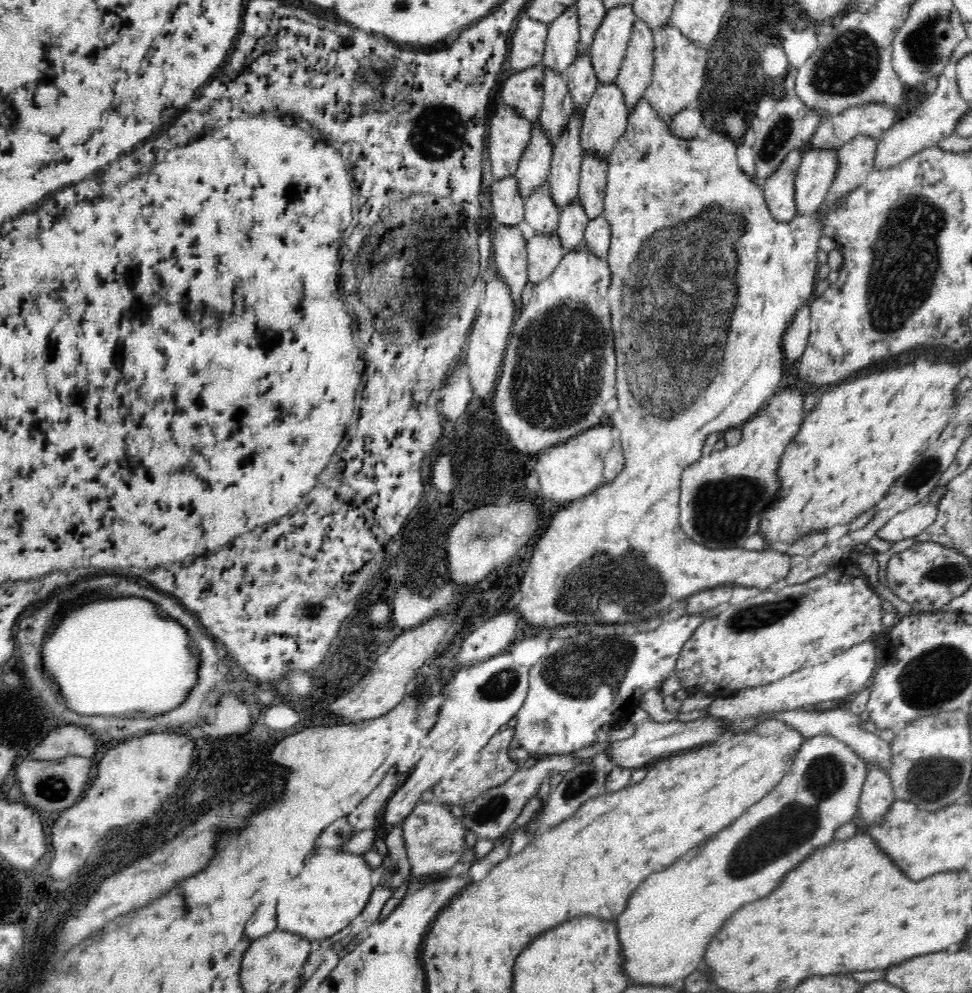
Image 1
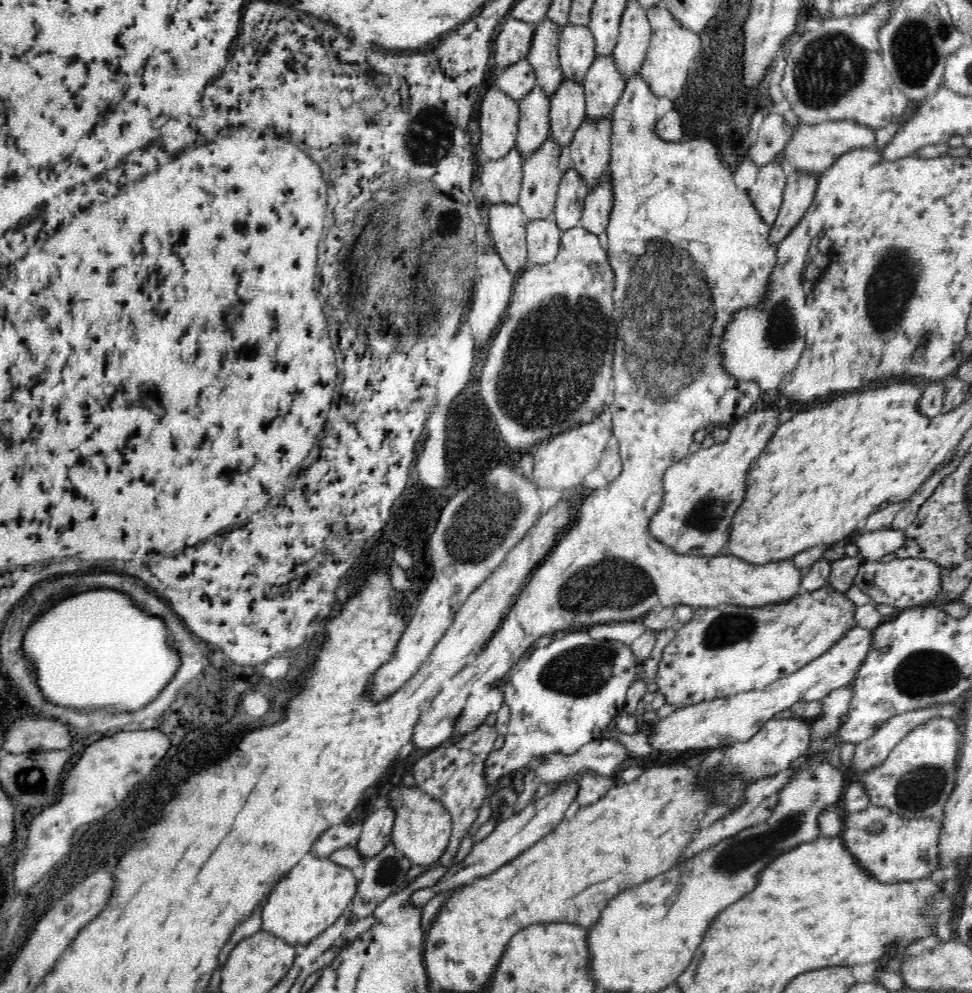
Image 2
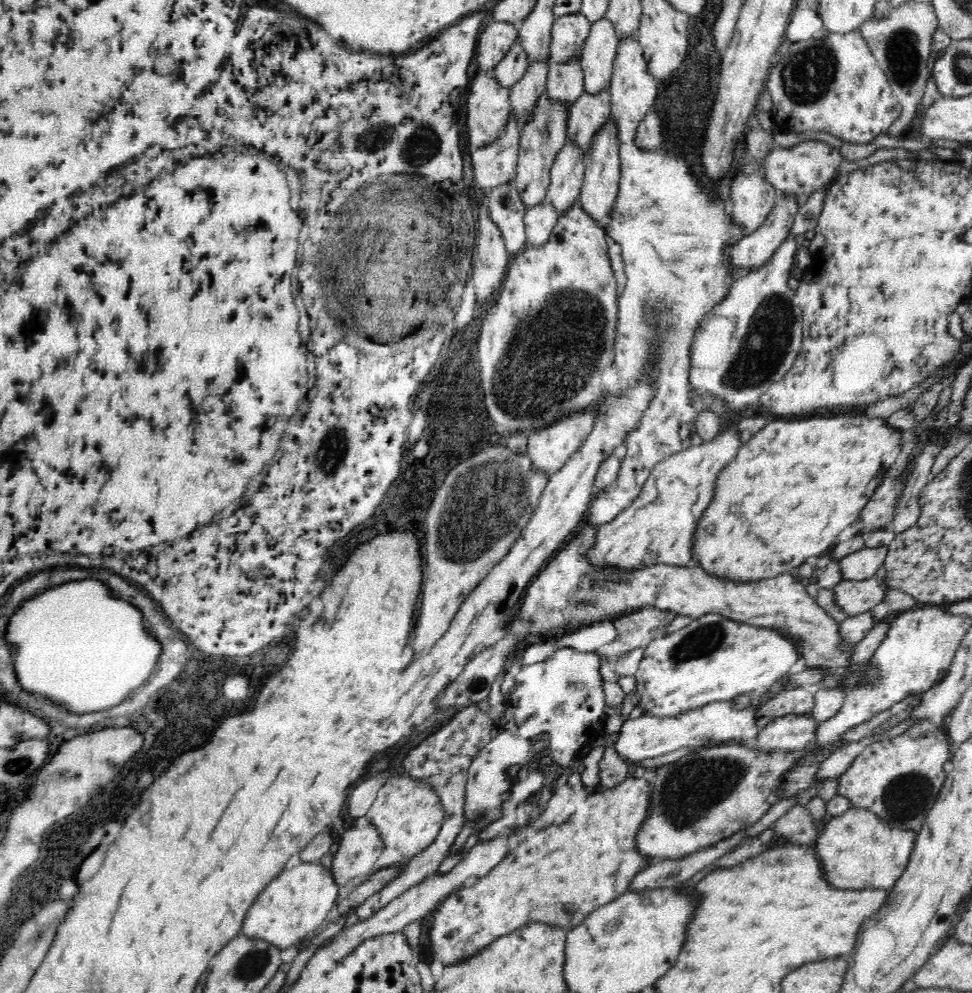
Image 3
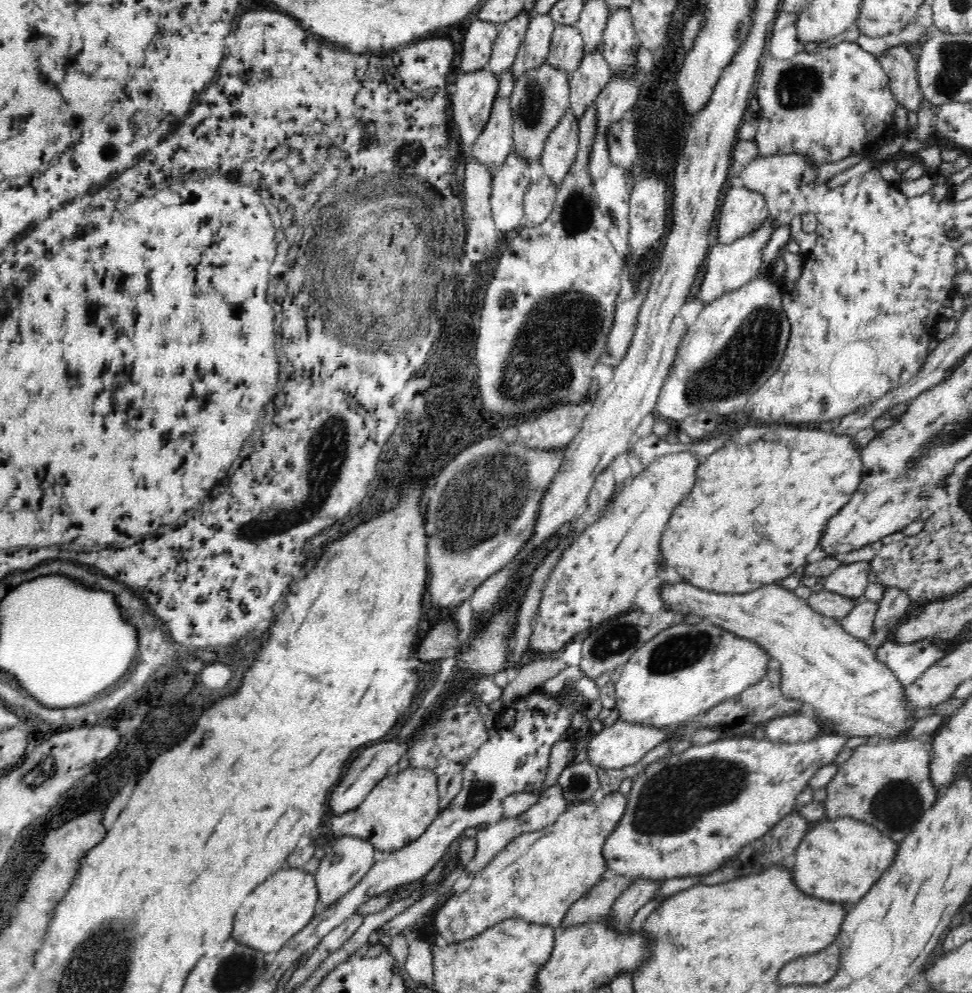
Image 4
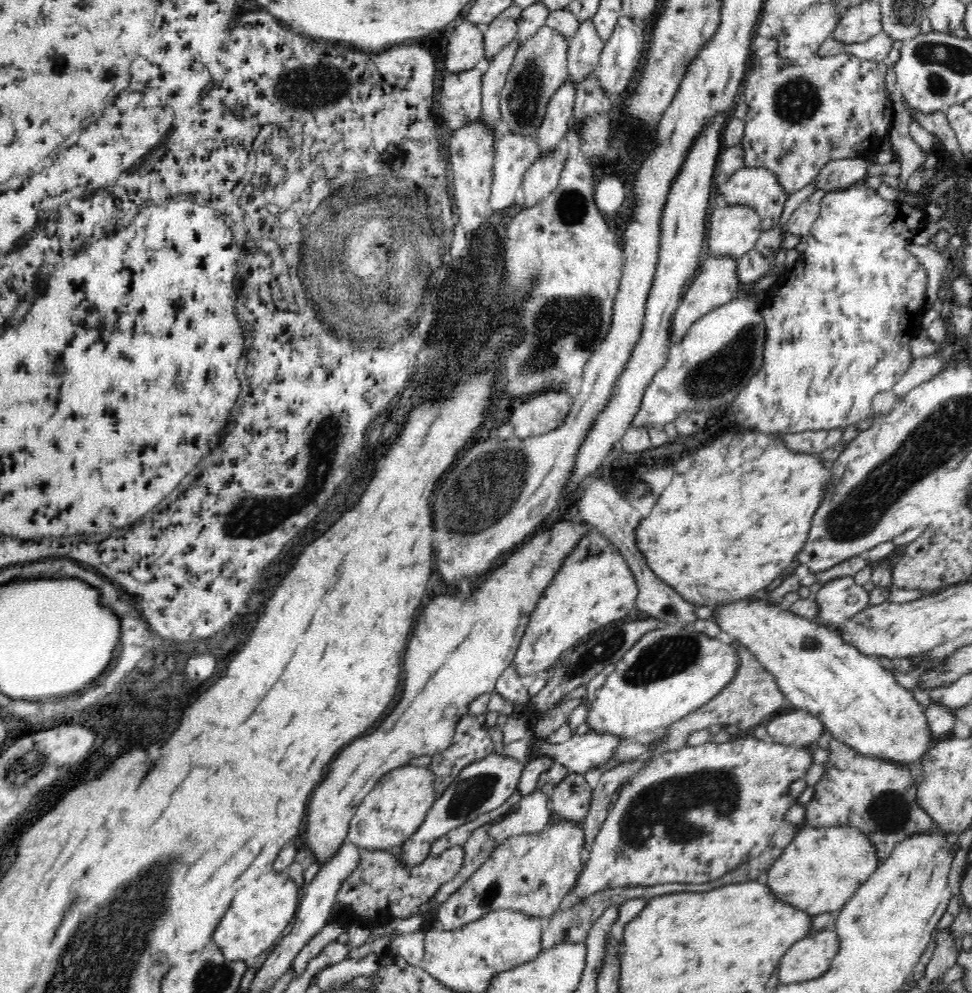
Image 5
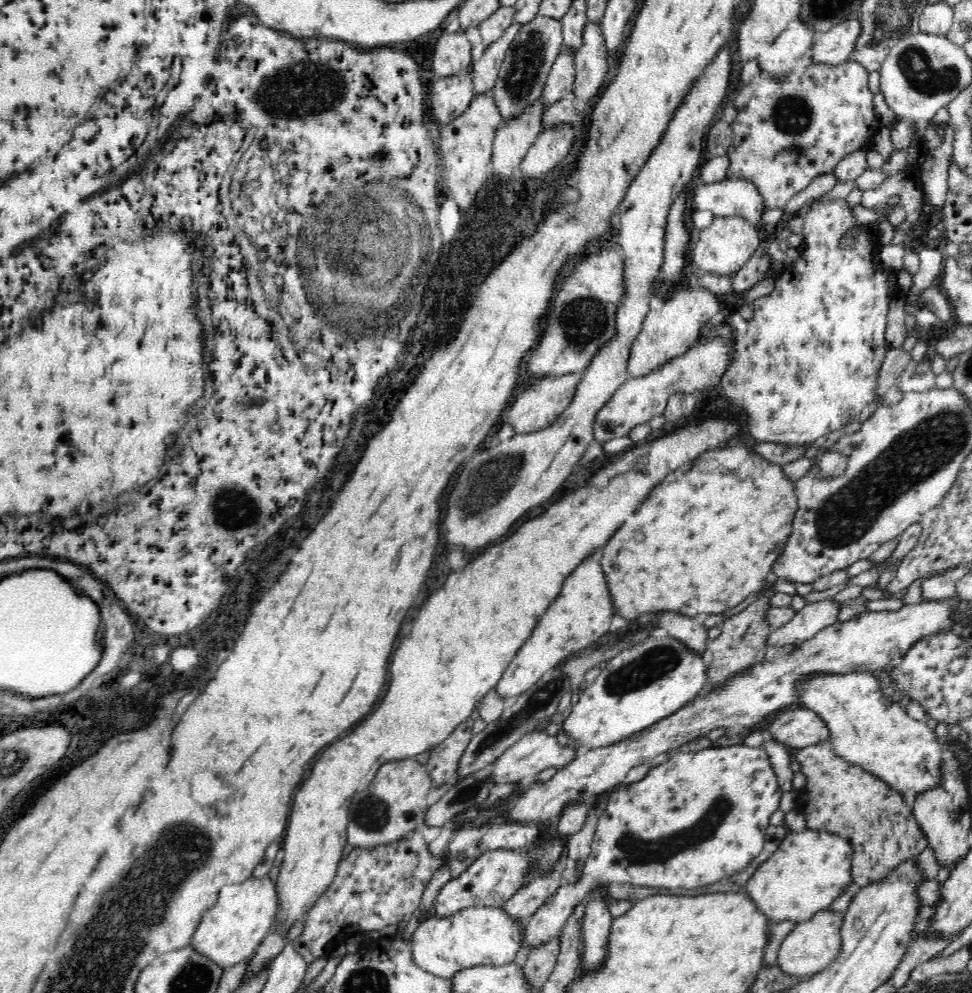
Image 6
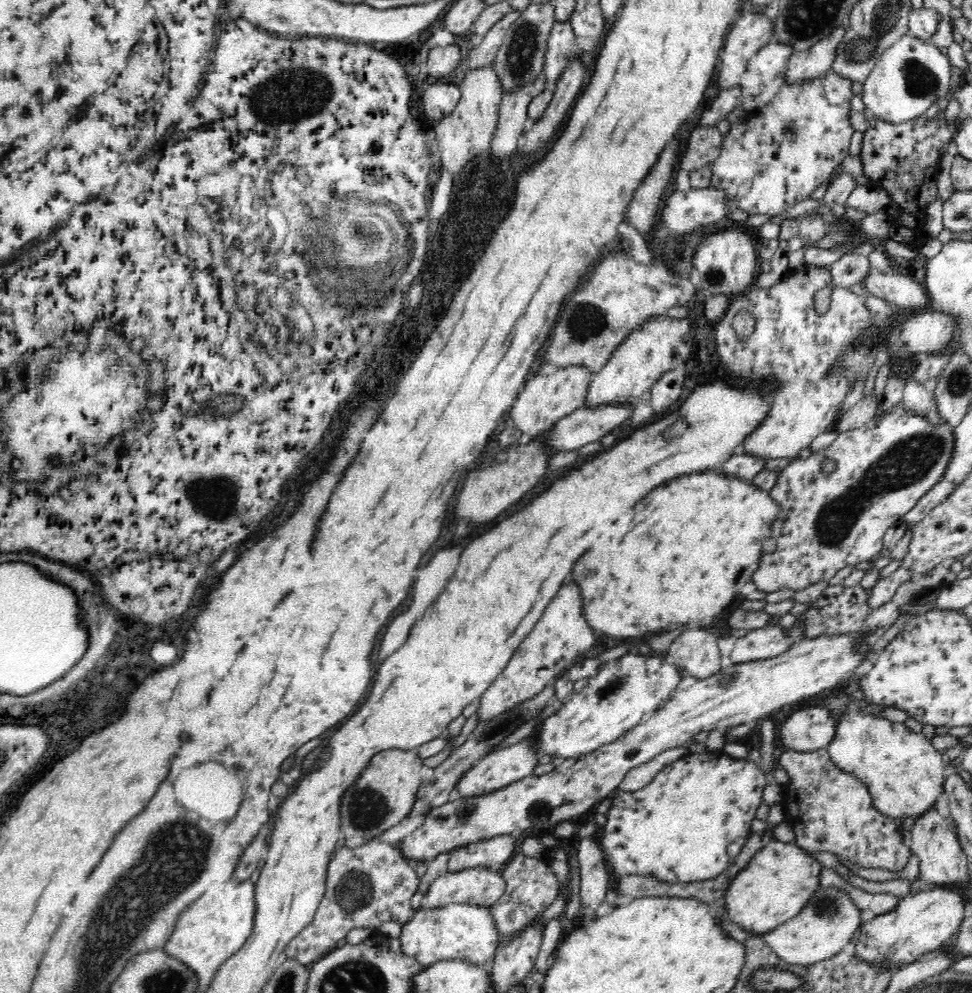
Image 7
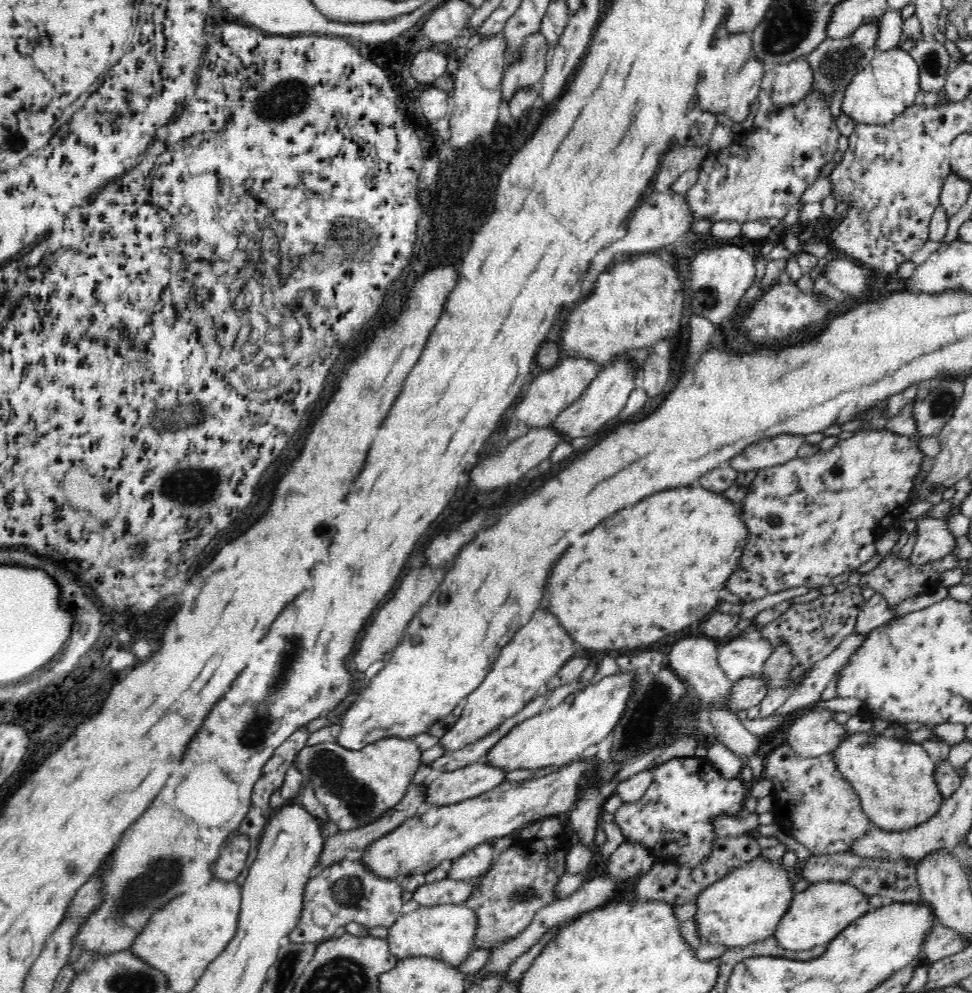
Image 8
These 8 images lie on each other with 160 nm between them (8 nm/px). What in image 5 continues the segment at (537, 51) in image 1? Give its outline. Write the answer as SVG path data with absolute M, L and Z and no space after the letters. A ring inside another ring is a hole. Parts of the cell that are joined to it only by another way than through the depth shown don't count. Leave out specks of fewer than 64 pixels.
M459 20L455 23L456 30L451 30L450 40L445 49L446 70L452 73L474 69L476 64L485 58L484 33L476 23Z

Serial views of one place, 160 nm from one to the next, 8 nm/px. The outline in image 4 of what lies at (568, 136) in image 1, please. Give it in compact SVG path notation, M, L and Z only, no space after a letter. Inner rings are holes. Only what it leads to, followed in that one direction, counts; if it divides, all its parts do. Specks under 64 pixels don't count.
M556 23L546 61L566 75L572 75L579 68L583 48L583 40L576 25L564 26Z

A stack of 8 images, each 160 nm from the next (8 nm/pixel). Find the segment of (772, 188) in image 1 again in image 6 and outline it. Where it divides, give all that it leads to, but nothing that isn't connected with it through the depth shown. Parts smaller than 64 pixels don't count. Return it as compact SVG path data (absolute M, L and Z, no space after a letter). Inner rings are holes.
M728 216L728 218L714 218L712 223L702 230L698 236L698 242L694 242L694 249L690 257L690 263L696 272L716 273L718 275L734 275L759 247L760 234L755 225L740 216Z

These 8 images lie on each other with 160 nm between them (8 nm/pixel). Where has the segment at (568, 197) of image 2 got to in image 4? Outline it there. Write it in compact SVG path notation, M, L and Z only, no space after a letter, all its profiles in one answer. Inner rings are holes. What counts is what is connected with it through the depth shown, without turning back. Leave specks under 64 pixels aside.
M572 109L560 118L556 128L549 135L547 144L542 149L540 162L547 176L556 187L566 178L579 149L578 119L573 115Z

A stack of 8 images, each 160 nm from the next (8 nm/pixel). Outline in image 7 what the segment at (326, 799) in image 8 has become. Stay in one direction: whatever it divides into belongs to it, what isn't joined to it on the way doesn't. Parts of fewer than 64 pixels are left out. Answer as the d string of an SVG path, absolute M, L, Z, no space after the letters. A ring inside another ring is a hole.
M390 748L372 756L368 768L364 768L340 800L340 829L344 830L345 847L362 846L371 839L377 839L388 828L400 824L410 814L416 802L416 792L426 775L417 749Z

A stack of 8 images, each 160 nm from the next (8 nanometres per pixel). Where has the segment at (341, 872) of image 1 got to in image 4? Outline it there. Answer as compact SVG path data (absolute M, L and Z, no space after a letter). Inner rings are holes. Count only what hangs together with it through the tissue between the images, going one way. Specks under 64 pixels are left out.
M301 867L284 868L246 896L234 916L236 922L232 924L231 938L271 956L286 946L294 934L306 928L316 914L316 904L318 889L314 874L305 872Z

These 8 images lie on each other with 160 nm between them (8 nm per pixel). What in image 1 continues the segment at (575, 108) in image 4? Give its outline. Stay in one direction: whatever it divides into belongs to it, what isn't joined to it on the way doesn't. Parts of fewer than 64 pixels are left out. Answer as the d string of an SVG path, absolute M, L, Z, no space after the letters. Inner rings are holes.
M584 152L580 166L578 199L590 221L603 216L606 187L606 159Z

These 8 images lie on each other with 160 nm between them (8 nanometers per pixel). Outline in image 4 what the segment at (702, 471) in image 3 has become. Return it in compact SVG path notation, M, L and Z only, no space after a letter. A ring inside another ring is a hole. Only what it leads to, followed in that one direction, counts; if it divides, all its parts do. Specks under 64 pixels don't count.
M692 451L658 457L614 496L604 516L573 538L540 598L540 616L527 647L534 655L560 654L580 632L590 631L602 621L626 612L646 582L658 577L661 566L666 567L660 546L662 532L672 510L696 484L696 468L701 460Z

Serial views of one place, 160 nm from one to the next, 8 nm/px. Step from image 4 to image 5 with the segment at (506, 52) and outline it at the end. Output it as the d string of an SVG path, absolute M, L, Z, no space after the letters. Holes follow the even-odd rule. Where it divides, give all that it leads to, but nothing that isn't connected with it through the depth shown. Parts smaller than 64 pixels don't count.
M513 4L498 18L488 24L484 33L484 54L486 59L494 58L506 45L517 38L518 22L522 9Z

